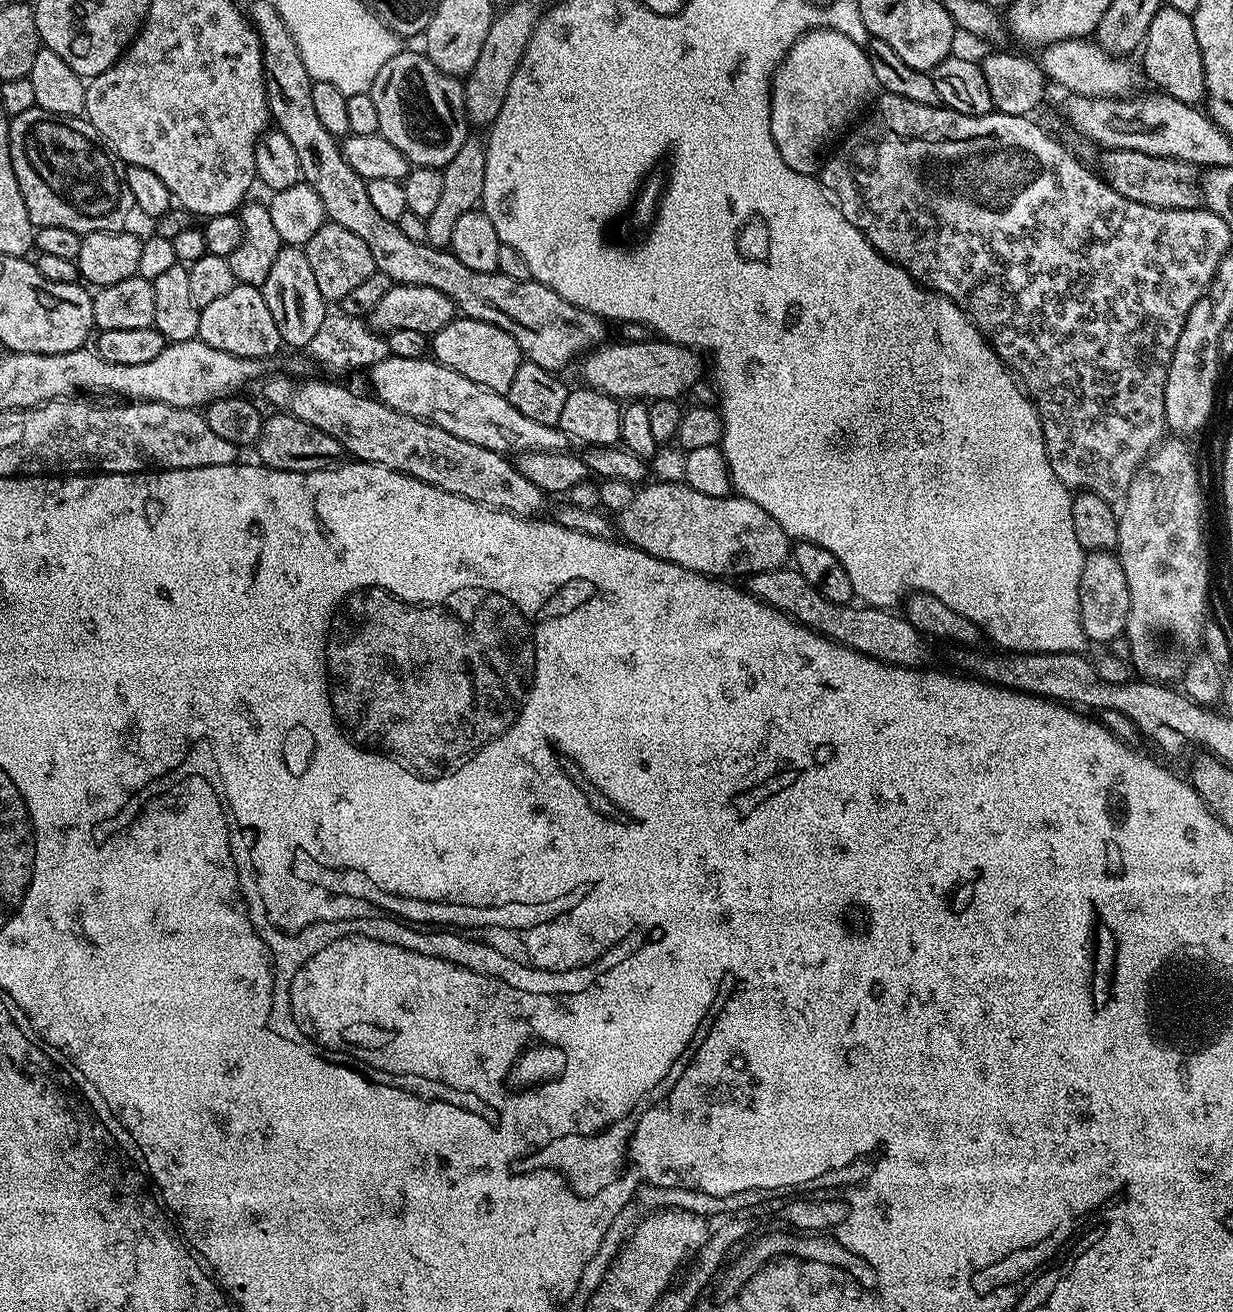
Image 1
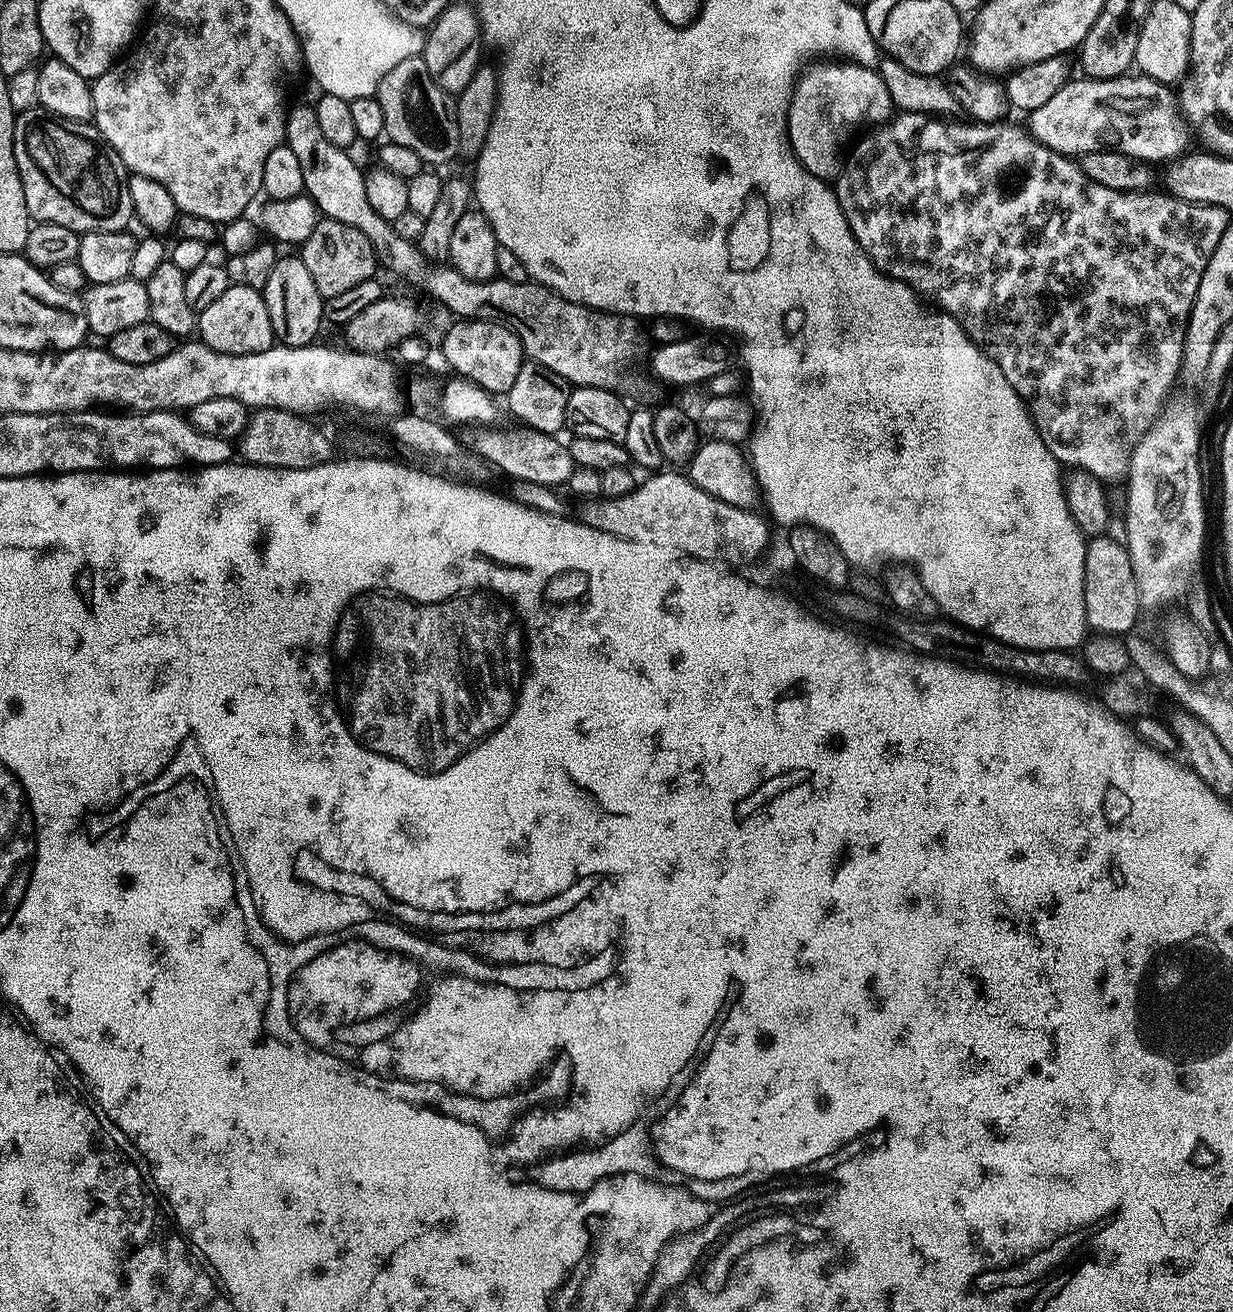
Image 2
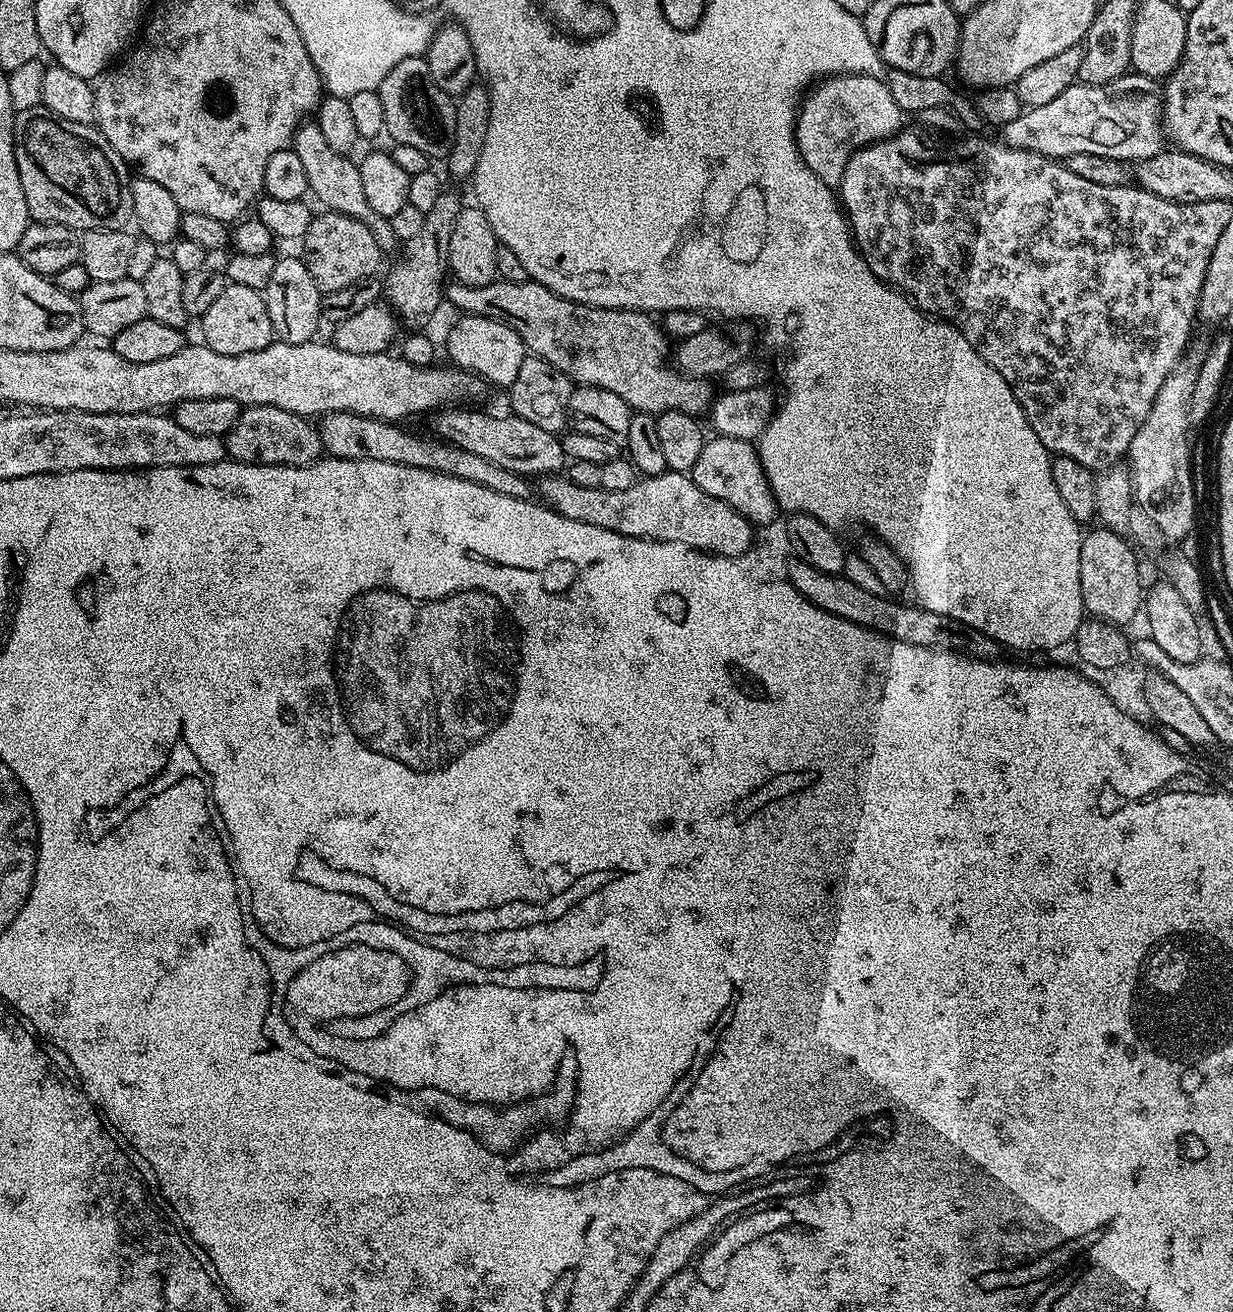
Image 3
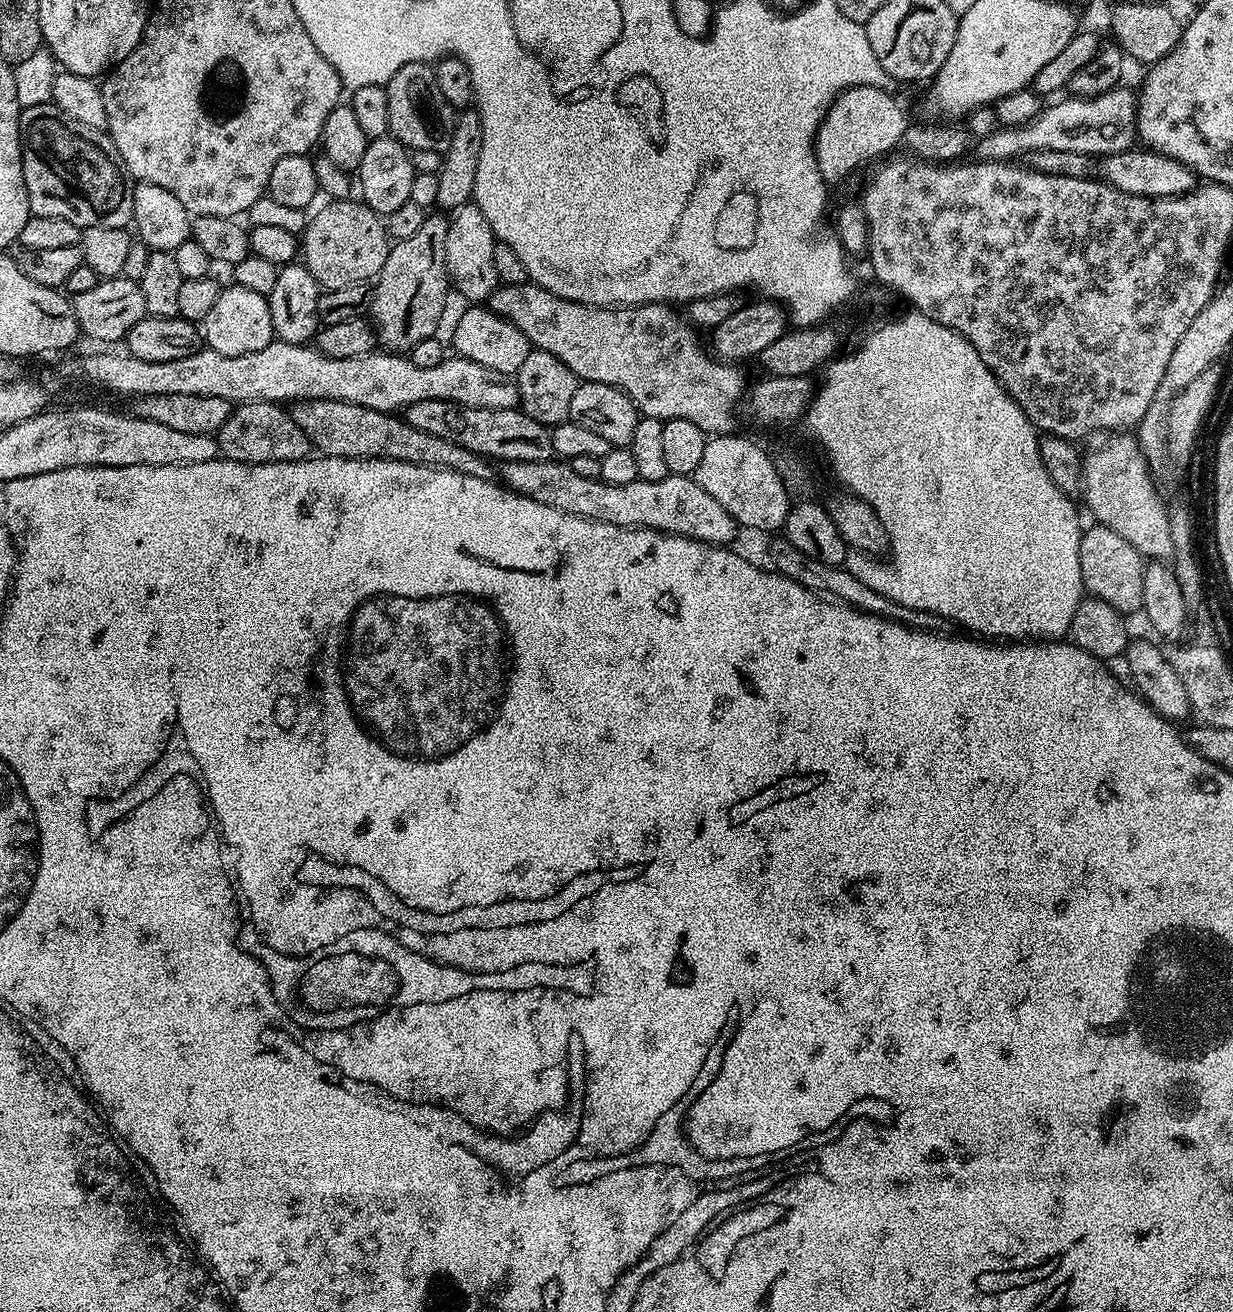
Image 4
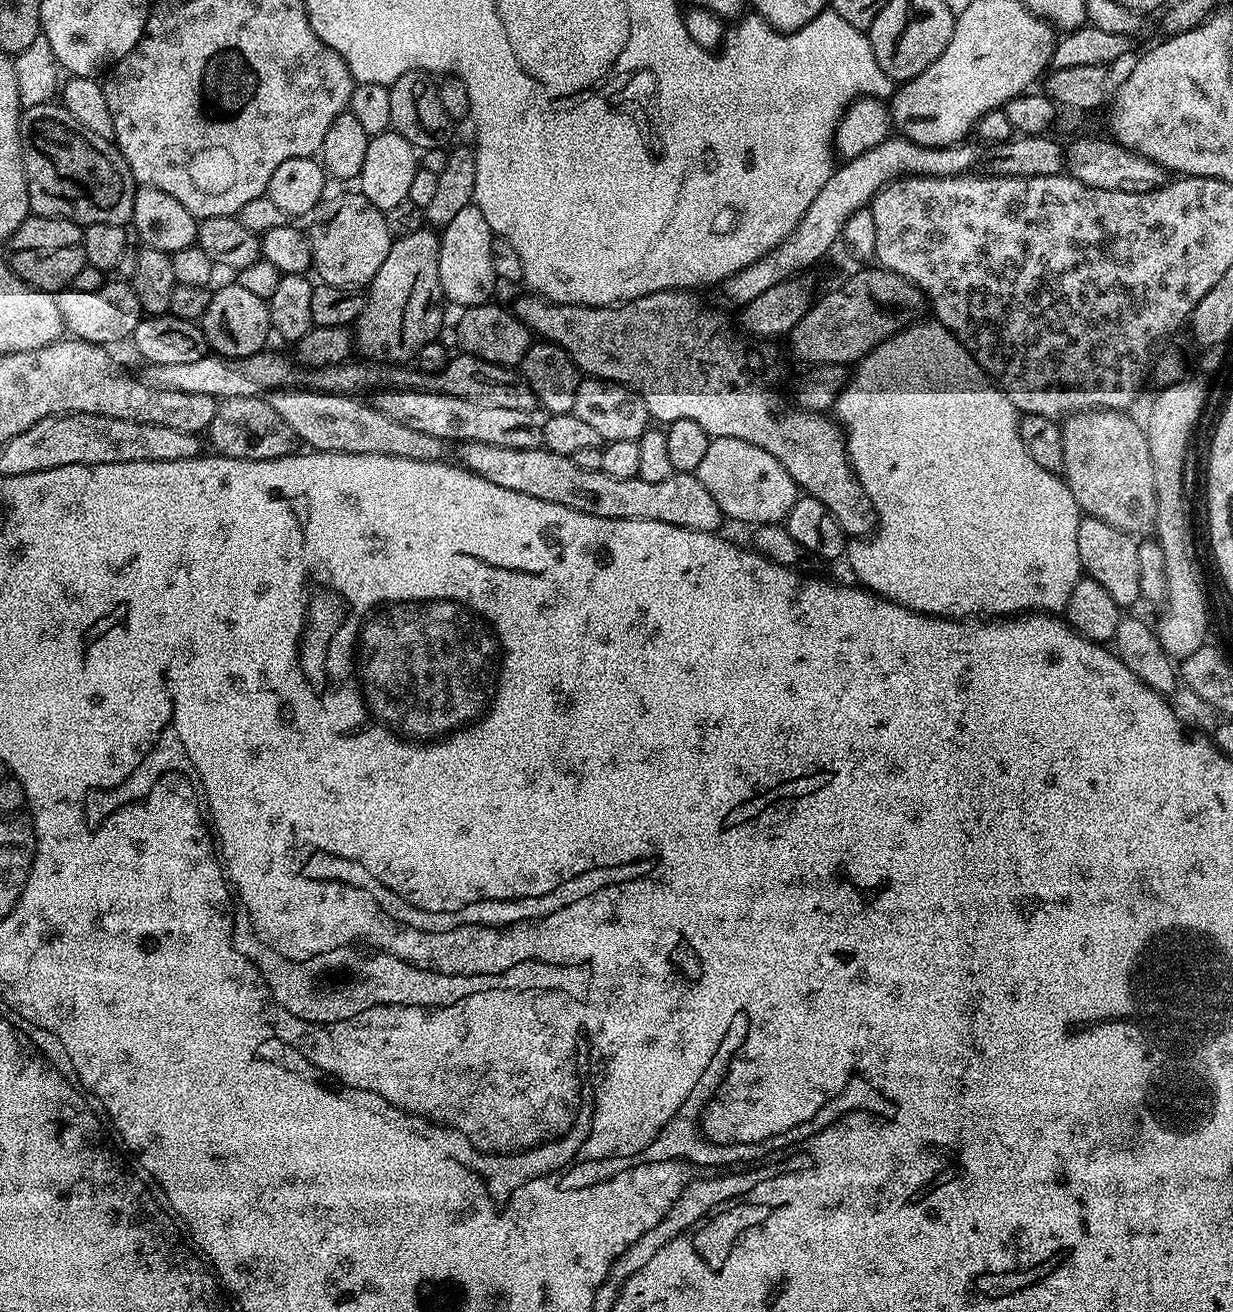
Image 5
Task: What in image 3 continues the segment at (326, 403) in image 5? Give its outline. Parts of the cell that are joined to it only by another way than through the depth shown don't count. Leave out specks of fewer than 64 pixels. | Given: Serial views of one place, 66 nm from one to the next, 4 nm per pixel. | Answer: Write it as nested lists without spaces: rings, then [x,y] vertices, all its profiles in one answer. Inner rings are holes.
[[[330,412],[319,421],[318,427],[325,453],[337,460],[373,460],[405,464],[411,468],[425,468],[431,472],[462,478],[466,482],[486,486],[486,490],[494,490],[510,498],[531,500],[534,496],[534,484],[529,477],[518,474],[514,470],[506,470],[506,466],[498,466],[498,462],[490,462],[490,458],[470,454],[470,450],[462,450],[434,438],[426,440],[415,436],[414,433],[407,432],[404,426],[391,420],[359,416],[353,412]]]

